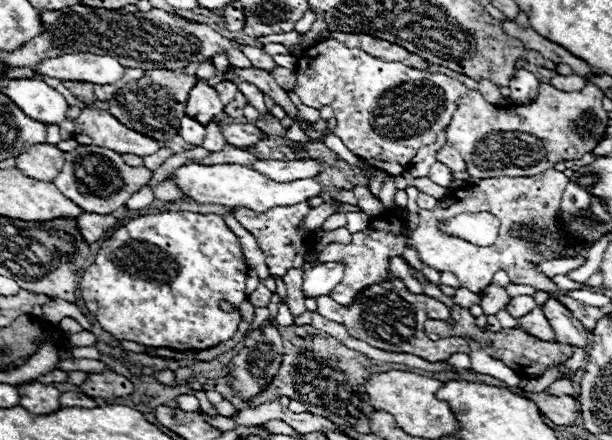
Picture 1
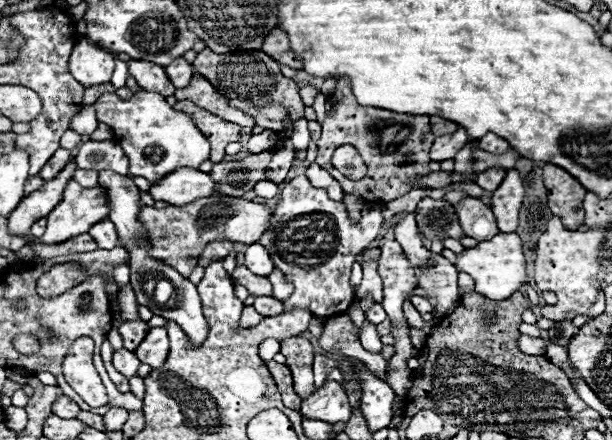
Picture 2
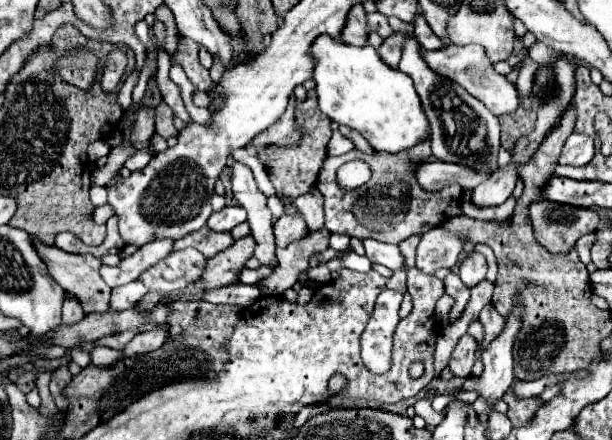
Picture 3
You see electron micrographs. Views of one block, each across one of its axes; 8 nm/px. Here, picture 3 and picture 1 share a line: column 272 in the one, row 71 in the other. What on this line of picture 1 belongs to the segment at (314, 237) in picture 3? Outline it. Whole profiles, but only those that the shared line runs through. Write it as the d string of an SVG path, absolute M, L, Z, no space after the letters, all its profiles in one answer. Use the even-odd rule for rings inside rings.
M277 66L272 72L272 77L276 83L287 92L292 91L296 83L296 72Z

